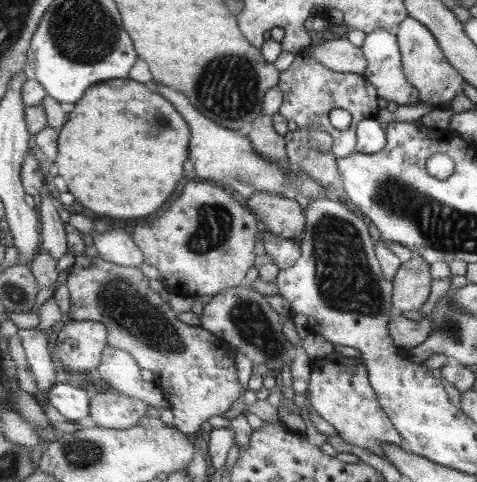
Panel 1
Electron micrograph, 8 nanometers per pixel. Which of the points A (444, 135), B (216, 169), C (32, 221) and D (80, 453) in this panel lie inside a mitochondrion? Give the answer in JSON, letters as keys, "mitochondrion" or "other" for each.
{"A":"other","B":"other","C":"other","D":"mitochondrion"}

